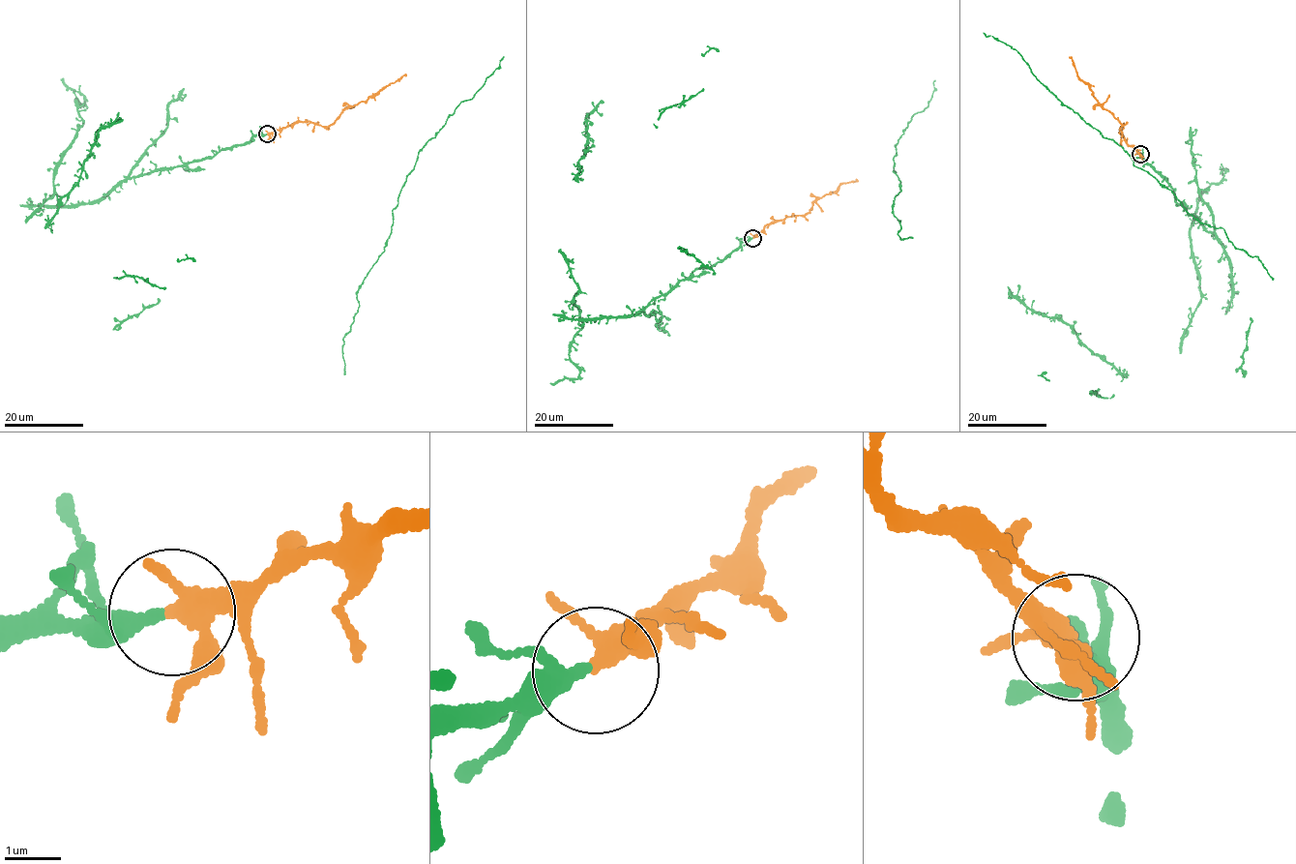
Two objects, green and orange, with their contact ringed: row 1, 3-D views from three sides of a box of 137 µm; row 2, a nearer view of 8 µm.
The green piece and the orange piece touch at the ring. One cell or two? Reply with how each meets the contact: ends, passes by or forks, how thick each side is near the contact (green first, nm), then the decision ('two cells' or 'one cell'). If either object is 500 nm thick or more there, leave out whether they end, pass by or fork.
green passes by; orange forks there; 200 nm thick on the green side, 260 nm on the other; one cell

